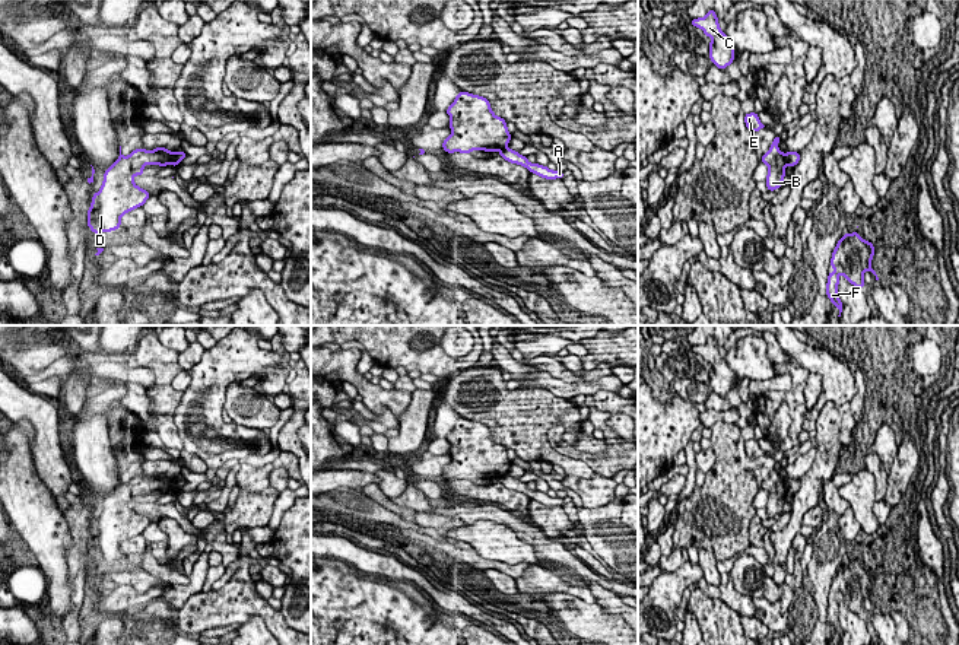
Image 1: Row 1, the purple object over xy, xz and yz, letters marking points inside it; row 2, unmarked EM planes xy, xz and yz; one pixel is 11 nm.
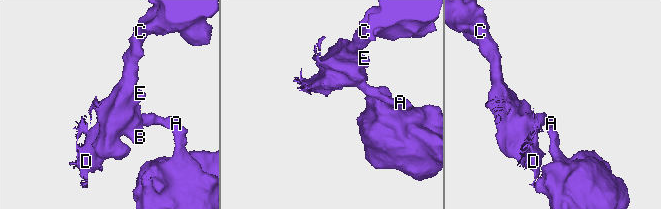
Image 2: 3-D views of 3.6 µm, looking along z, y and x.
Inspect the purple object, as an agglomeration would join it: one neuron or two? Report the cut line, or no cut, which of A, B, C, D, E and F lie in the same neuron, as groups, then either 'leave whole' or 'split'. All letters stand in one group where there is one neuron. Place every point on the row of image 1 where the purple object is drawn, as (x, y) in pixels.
yz (784, 155), (787, 162) | A F / B C D E | split

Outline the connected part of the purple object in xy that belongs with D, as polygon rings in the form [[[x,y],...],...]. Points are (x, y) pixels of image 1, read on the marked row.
[[[120,146],[118,159],[105,171],[101,190],[92,196],[88,210],[88,228],[92,233],[115,232],[121,226],[123,215],[146,203],[150,194],[134,184],[139,175],[143,177],[146,163],[177,168],[177,153],[165,147],[152,152],[139,147],[128,156],[123,156]]]

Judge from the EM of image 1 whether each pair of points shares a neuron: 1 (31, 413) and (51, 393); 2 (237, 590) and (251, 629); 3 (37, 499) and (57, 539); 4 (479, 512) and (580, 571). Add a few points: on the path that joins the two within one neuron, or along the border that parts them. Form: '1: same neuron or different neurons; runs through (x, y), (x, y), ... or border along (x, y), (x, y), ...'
1: different neurons; border along (27, 388), (47, 399)
2: different neurons; border along (243, 622), (259, 616), (269, 629)
3: same neuron; runs through (37, 510), (37, 518), (47, 528)
4: same neuron; runs through (504, 517), (532, 534), (555, 556)

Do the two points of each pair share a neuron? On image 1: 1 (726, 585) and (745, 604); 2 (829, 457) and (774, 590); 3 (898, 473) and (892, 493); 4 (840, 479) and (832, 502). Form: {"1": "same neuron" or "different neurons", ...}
{"1": "same neuron", "2": "different neurons", "3": "same neuron", "4": "same neuron"}

